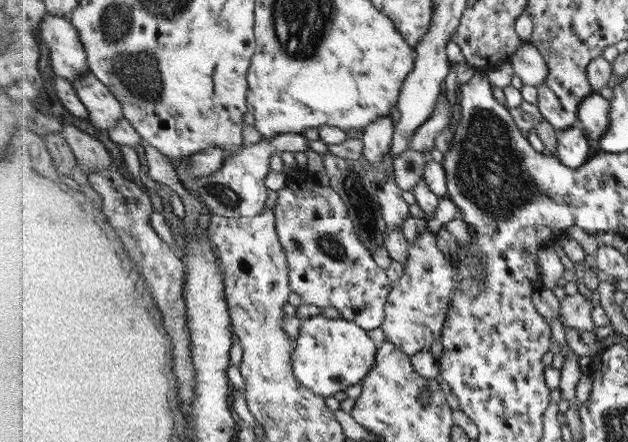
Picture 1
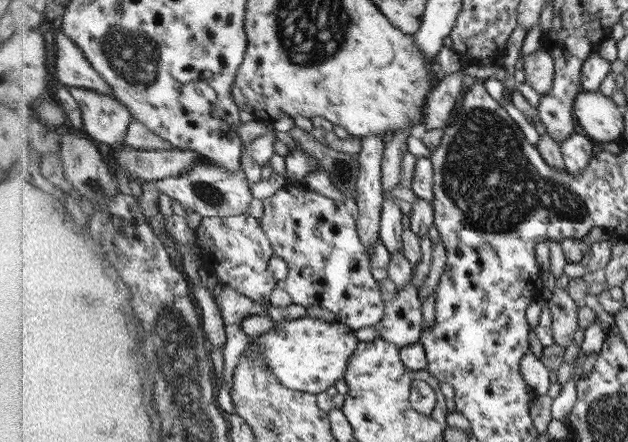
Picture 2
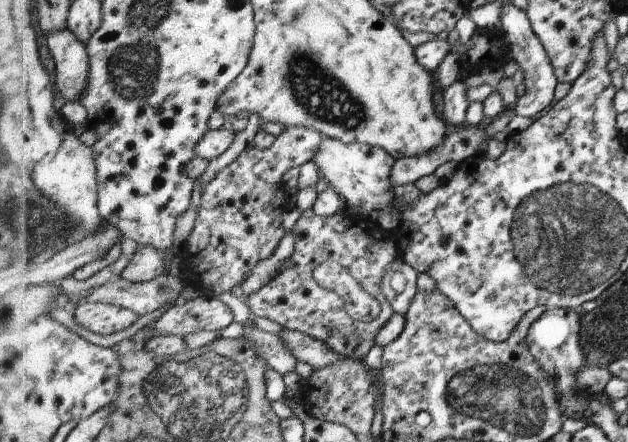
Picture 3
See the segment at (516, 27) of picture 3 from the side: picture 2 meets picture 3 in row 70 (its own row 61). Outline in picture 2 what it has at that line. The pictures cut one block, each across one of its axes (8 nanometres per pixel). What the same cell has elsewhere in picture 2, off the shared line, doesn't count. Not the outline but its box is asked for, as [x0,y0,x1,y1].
[522,48,555,95]

